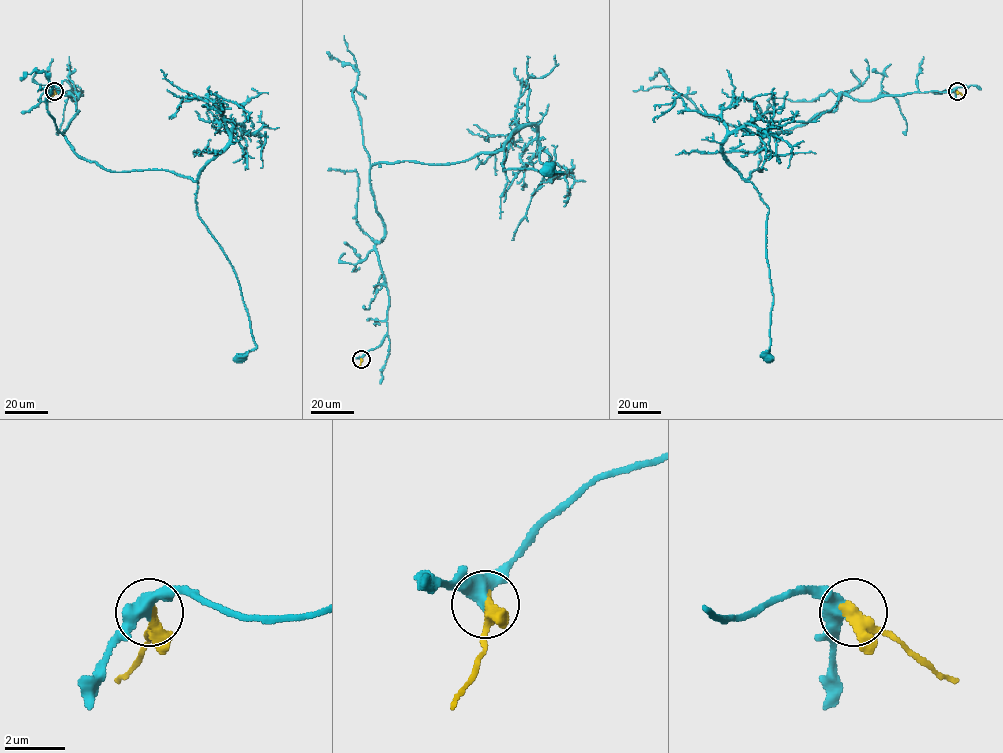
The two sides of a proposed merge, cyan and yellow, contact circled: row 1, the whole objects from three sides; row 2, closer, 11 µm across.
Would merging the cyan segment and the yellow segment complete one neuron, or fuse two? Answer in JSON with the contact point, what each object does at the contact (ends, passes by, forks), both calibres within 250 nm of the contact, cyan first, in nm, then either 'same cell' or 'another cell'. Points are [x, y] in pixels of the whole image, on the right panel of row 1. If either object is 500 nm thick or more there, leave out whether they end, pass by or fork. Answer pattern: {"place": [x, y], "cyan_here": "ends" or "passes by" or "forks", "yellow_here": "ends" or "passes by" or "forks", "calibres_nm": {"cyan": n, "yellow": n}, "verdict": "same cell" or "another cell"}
{"place": [957, 91], "cyan_here": "forks", "yellow_here": "passes by", "calibres_nm": {"cyan": 320, "yellow": 340}, "verdict": "same cell"}

